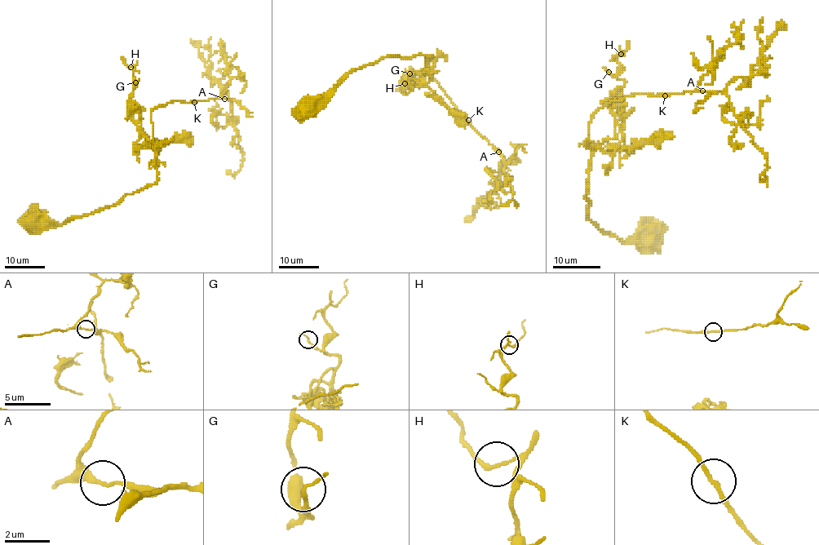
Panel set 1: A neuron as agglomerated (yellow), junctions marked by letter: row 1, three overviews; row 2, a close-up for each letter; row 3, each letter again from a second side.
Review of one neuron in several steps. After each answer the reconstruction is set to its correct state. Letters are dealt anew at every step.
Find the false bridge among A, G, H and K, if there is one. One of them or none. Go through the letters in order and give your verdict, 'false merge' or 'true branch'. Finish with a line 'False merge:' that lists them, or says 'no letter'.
A: true branch
G: true branch
H: true branch
K: true branch
False merge: no letter

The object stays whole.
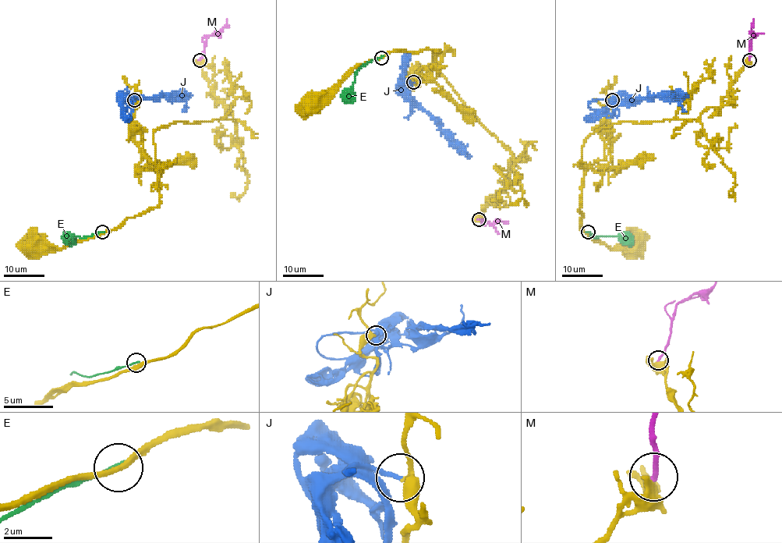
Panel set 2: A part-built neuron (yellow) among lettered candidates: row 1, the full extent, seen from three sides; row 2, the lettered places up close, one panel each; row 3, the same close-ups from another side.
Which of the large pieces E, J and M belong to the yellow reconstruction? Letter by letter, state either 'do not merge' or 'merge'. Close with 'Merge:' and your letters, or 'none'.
E: do not merge
J: merge
M: do not merge
Merge: J

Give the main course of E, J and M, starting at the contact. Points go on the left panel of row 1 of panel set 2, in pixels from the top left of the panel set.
E: (101, 231), (83, 237), (73, 236), (67, 240)
J: (134, 101), (129, 104), (136, 98), (178, 94), (185, 102), (183, 109), (186, 111)
M: (199, 61), (206, 39), (219, 33), (225, 26), (228, 19)

